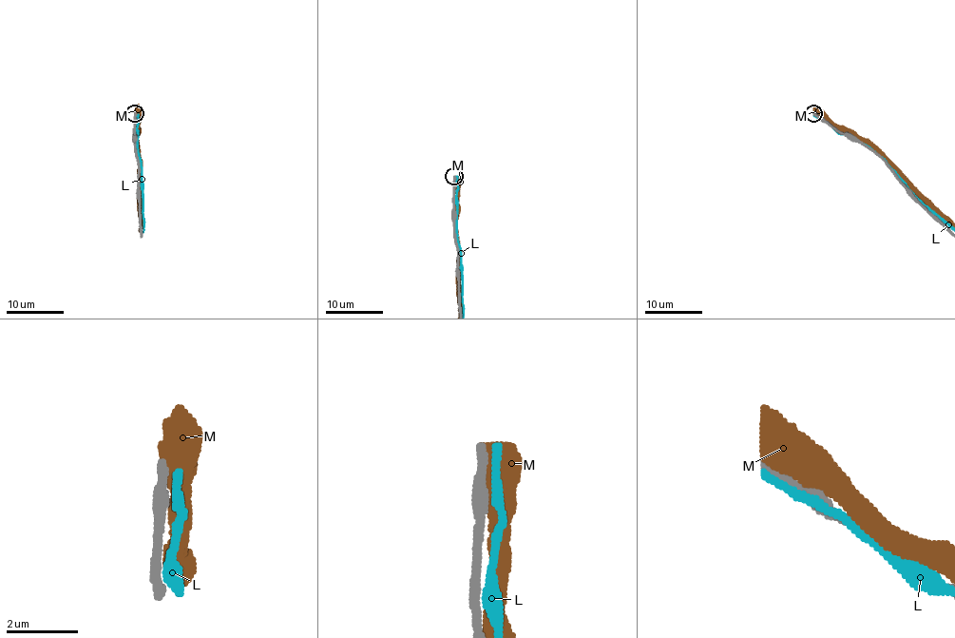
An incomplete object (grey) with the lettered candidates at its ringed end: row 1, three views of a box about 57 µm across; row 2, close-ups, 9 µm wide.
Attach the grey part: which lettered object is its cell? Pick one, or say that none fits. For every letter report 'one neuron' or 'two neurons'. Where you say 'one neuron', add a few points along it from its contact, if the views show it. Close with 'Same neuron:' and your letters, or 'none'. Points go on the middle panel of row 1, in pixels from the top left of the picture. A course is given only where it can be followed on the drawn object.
L: two neurons
M: two neurons
Same neuron: none

